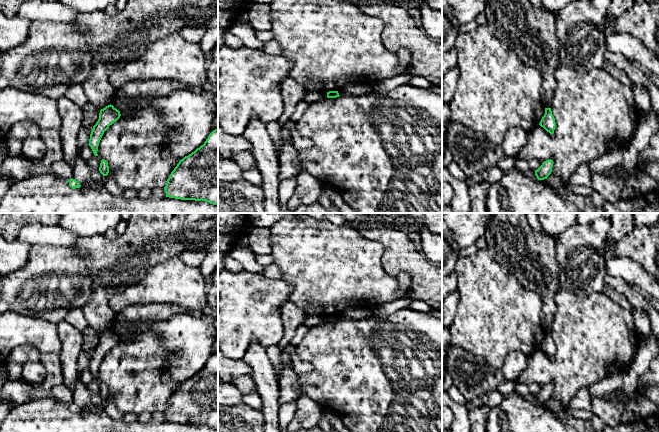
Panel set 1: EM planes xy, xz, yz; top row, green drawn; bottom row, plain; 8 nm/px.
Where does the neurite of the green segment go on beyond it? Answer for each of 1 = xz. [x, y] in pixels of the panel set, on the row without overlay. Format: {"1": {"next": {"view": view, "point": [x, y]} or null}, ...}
{"1": {"next": null}}

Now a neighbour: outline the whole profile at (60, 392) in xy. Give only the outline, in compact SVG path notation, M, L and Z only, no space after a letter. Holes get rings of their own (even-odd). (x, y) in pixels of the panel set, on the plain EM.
M63 383L54 386L51 391L54 399L66 404L73 402L73 394L71 390L67 388Z

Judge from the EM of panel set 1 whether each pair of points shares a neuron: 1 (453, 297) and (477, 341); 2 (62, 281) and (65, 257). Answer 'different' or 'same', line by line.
1: different
2: same

